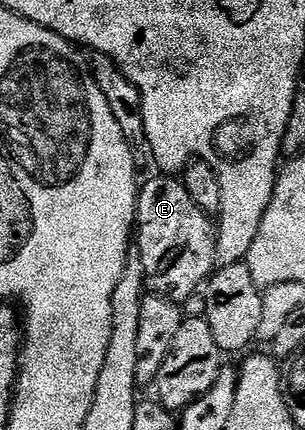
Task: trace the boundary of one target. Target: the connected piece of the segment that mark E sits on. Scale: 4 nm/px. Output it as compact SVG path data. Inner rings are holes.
M155 175L148 182L141 184L138 189L138 196L136 199L136 224L134 229L134 245L140 251L140 258L142 259L142 271L144 272L144 287L149 294L157 297L164 297L168 301L175 301L177 303L184 303L184 300L191 295L192 292L199 290L201 286L207 282L210 274L214 269L214 262L216 260L216 231L214 228L214 221L209 214L202 211L202 207L198 207L198 203L194 203L194 199L190 199L190 191L186 191L183 180L177 179L172 175Z

